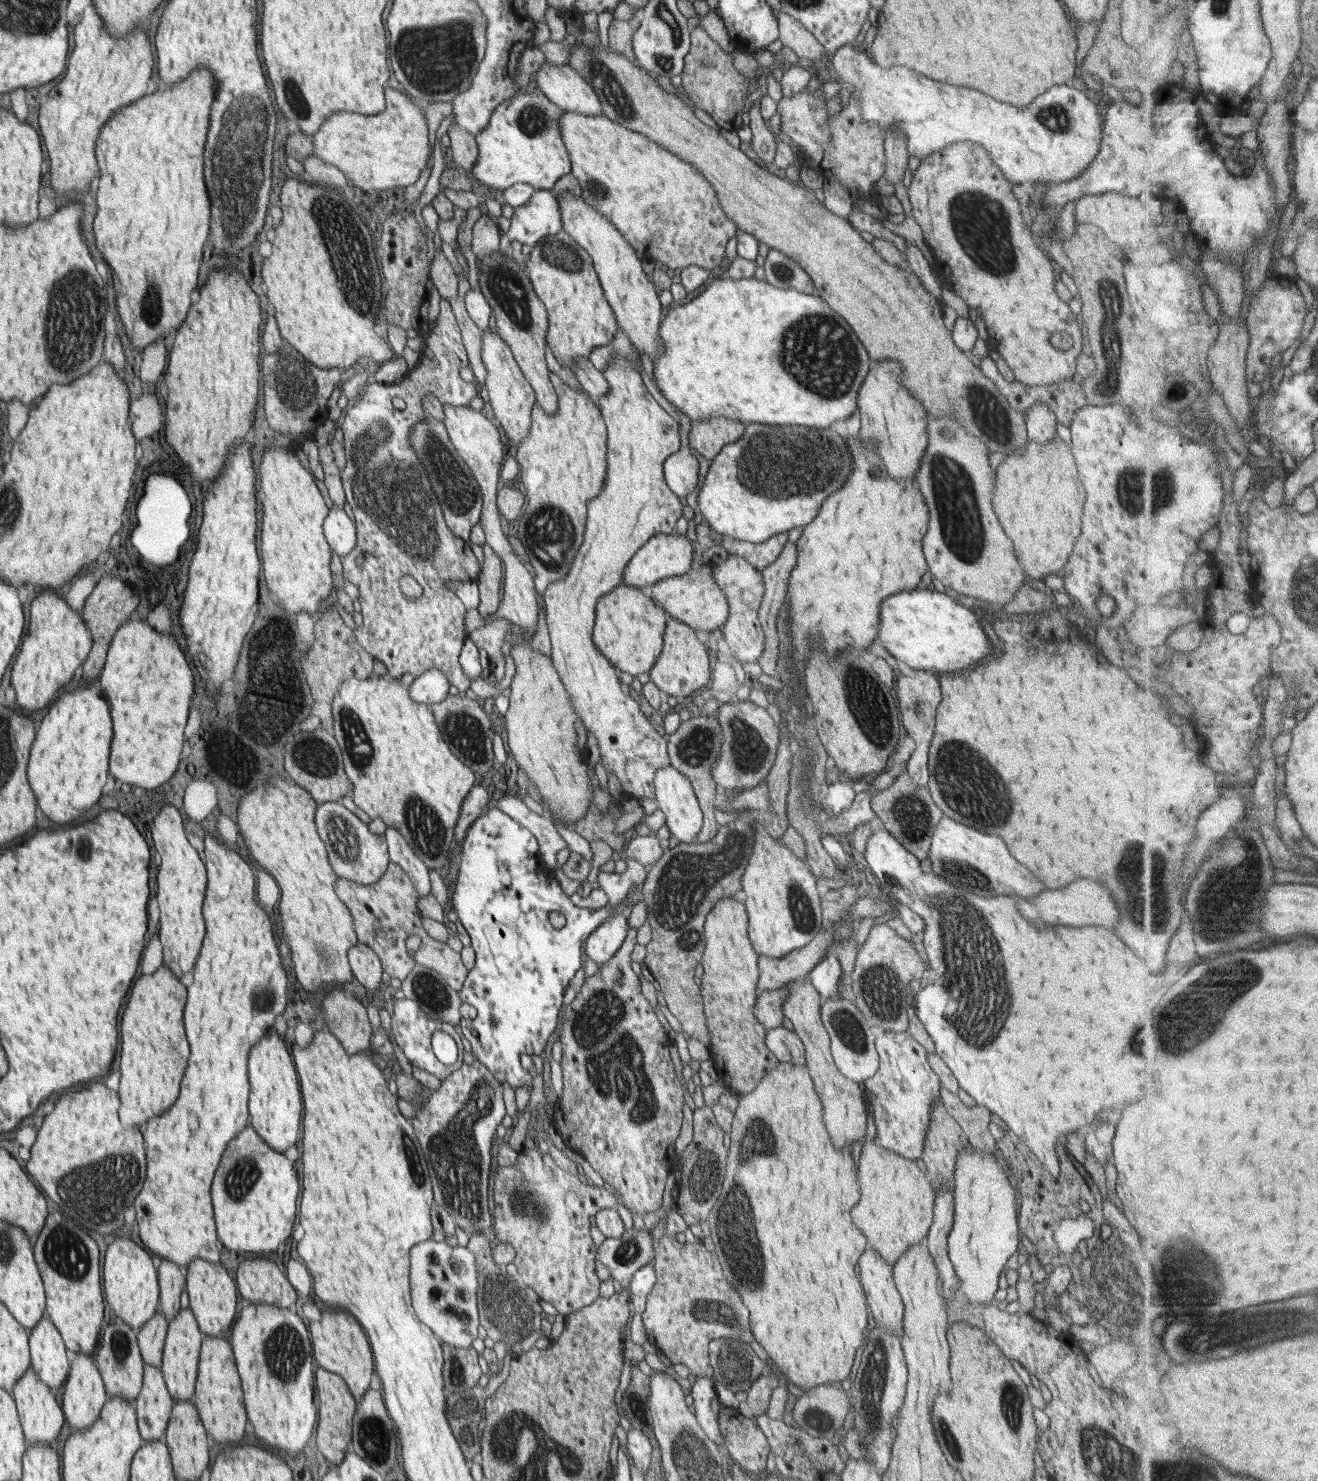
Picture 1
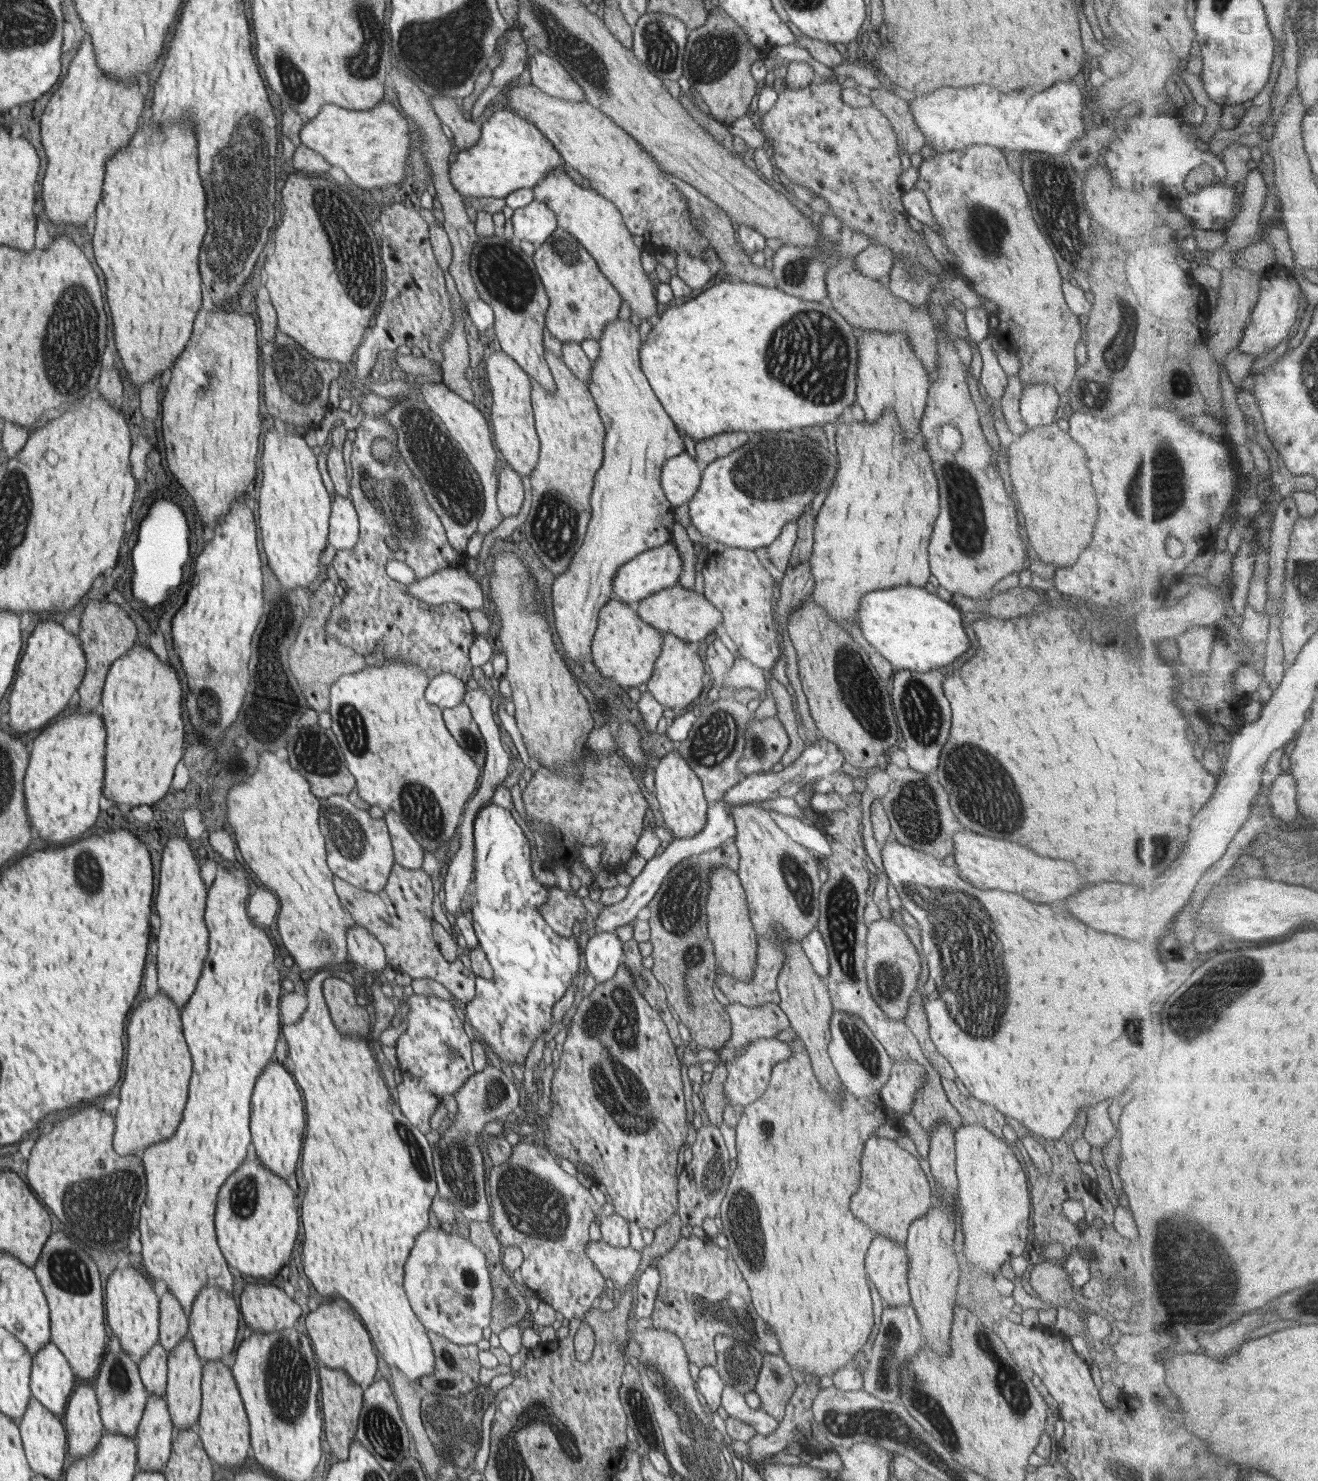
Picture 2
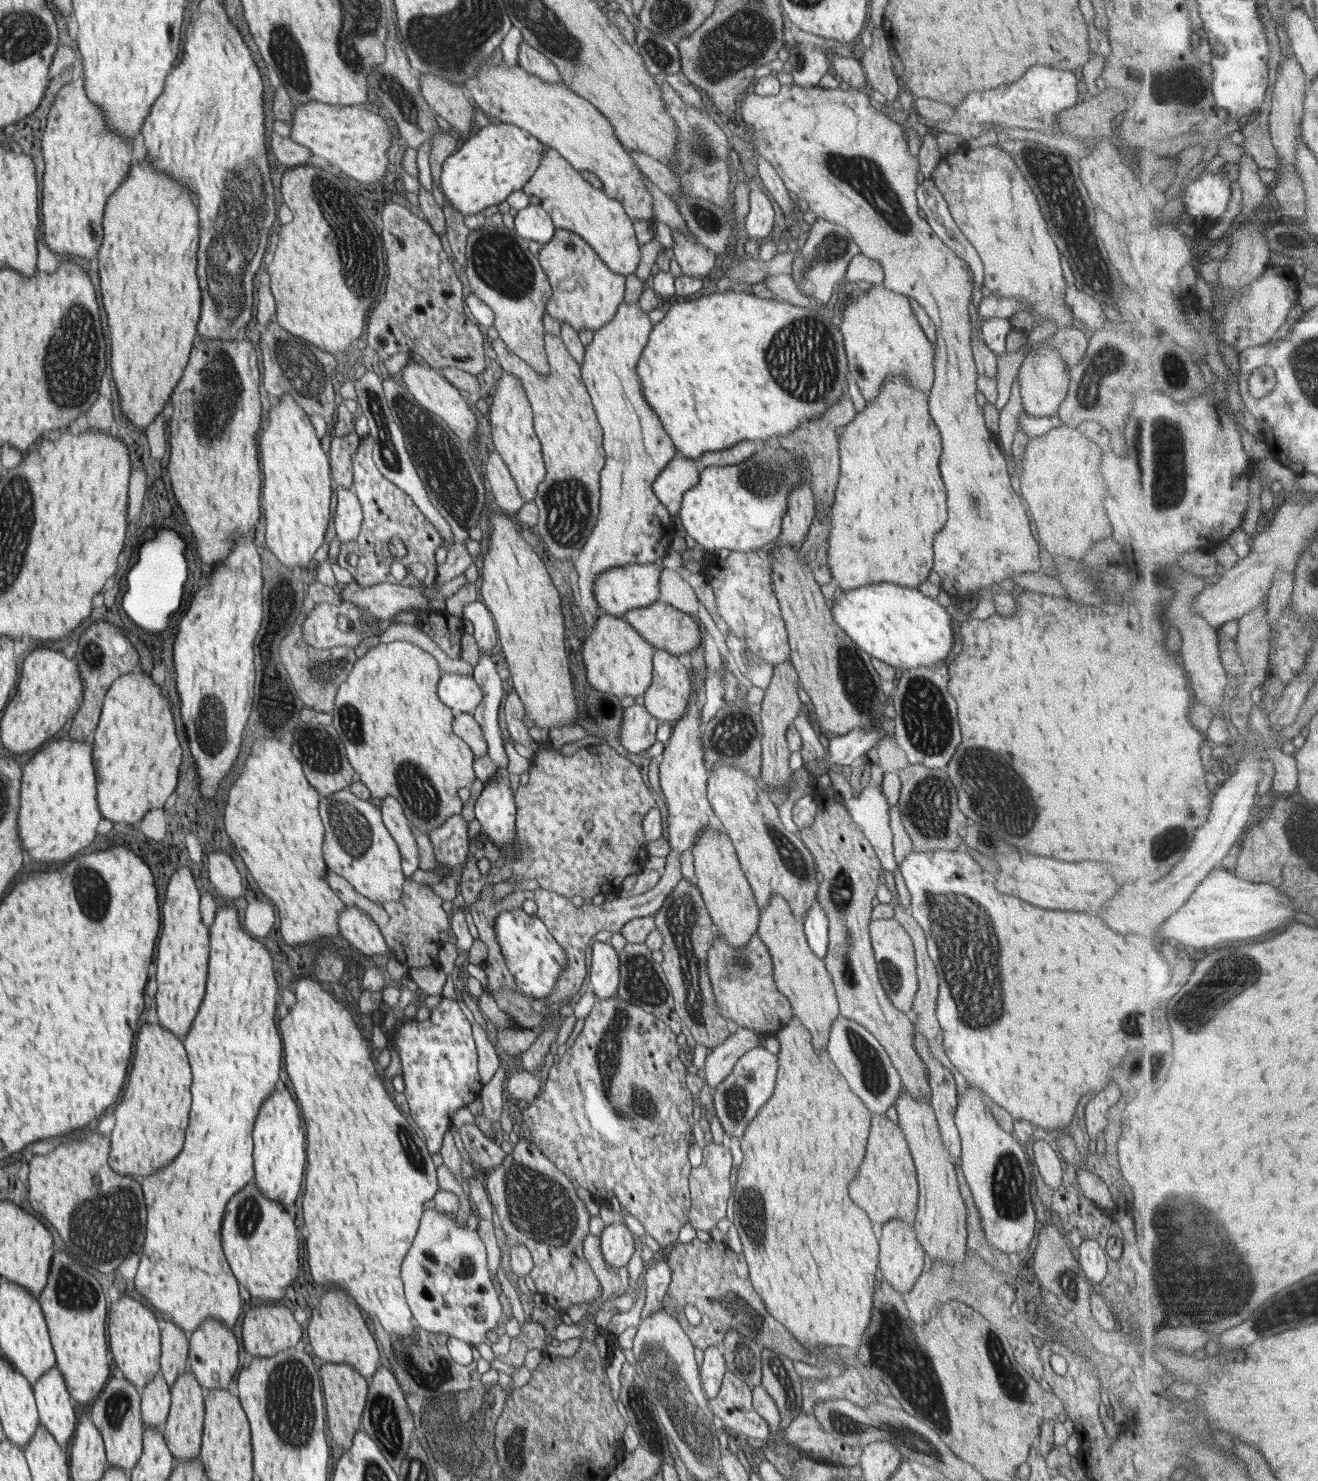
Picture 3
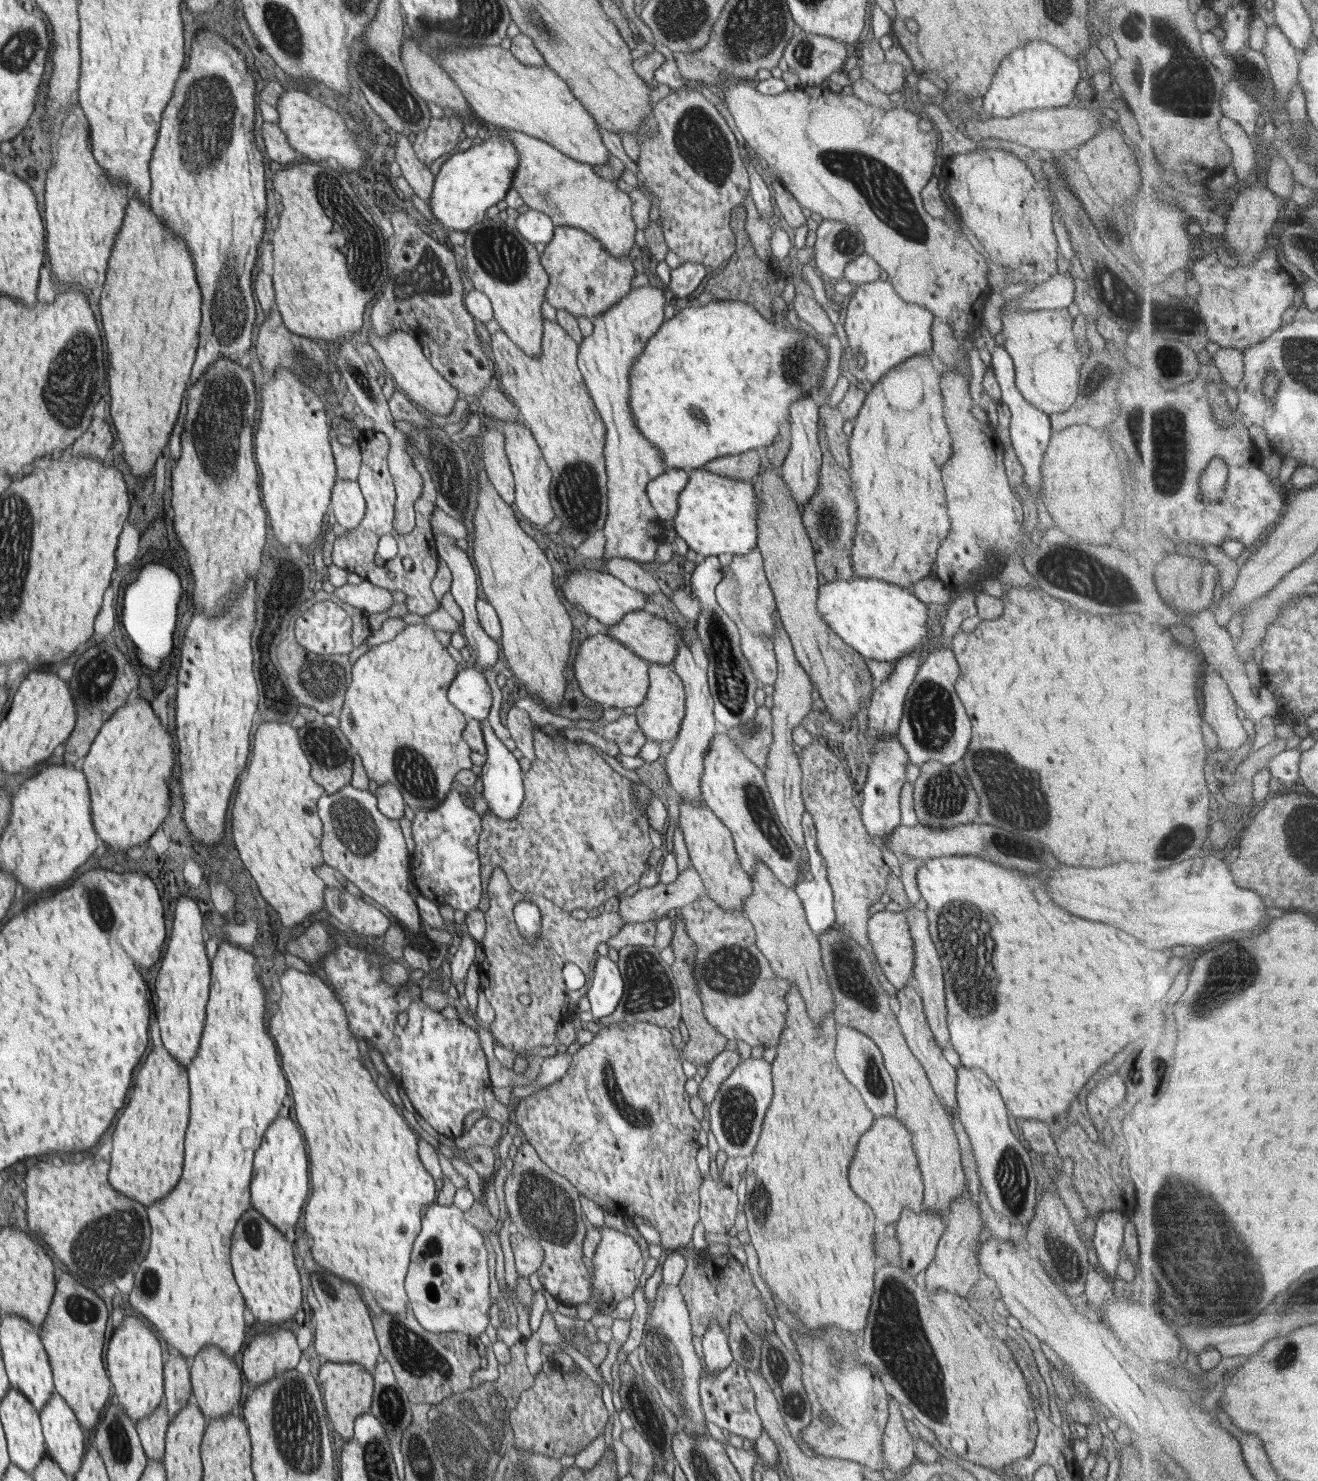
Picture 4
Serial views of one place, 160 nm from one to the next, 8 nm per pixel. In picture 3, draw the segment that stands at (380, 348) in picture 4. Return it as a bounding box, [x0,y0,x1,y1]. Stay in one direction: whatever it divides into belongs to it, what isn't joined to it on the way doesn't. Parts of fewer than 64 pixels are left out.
[401,357,476,444]

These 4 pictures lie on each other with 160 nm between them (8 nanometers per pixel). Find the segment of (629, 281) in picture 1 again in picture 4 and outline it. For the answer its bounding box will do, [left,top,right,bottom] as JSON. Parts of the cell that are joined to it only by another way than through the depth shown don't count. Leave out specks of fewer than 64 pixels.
[497,130,637,258]

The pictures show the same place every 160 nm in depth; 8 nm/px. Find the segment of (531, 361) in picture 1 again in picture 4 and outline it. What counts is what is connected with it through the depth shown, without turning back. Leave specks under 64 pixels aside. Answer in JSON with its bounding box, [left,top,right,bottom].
[463,217,549,358]

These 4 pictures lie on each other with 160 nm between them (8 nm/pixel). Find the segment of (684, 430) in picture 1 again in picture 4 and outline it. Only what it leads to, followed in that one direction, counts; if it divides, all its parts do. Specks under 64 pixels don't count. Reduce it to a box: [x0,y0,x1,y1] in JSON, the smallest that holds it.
[646,467,689,521]

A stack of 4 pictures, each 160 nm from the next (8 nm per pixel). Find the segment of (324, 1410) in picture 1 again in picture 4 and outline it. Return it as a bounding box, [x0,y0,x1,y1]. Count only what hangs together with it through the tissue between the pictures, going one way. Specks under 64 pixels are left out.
[315,1361,375,1439]

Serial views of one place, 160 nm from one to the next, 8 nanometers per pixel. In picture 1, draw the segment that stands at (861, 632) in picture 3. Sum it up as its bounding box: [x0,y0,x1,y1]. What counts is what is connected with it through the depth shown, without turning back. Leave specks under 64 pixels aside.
[880,588,994,672]

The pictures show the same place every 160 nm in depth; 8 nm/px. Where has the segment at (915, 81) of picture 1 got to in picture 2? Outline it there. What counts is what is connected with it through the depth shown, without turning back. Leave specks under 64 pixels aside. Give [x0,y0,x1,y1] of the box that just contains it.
[908,81,1096,158]

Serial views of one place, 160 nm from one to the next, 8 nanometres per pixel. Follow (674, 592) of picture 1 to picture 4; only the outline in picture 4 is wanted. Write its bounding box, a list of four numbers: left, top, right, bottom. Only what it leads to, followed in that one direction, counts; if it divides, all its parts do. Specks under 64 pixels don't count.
[608,611,686,665]

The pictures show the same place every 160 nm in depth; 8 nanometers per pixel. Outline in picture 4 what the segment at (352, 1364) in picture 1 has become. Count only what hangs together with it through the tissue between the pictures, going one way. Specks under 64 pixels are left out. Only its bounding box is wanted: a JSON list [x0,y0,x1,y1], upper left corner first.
[310,1270,382,1374]

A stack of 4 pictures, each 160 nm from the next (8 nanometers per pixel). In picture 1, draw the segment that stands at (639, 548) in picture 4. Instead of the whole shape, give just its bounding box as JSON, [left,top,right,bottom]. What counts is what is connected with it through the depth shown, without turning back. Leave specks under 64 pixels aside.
[543,353,682,802]

